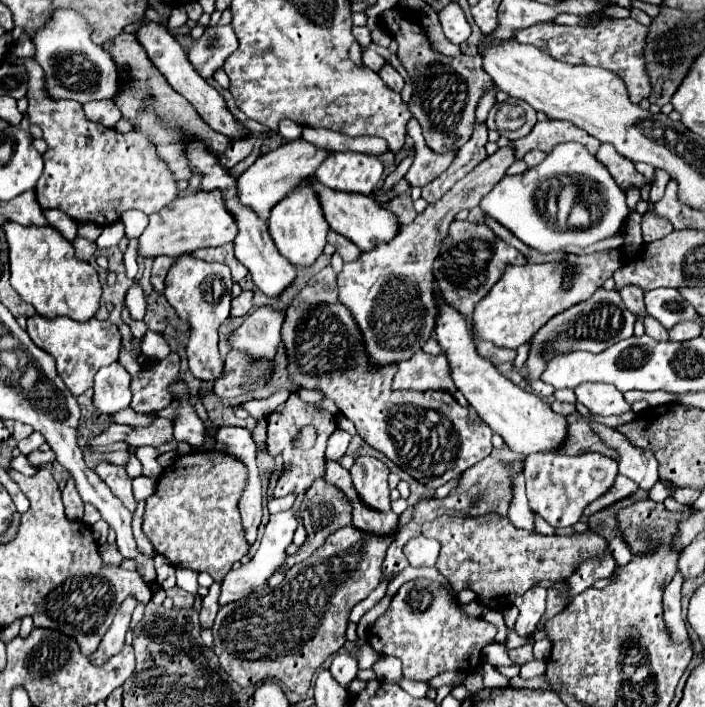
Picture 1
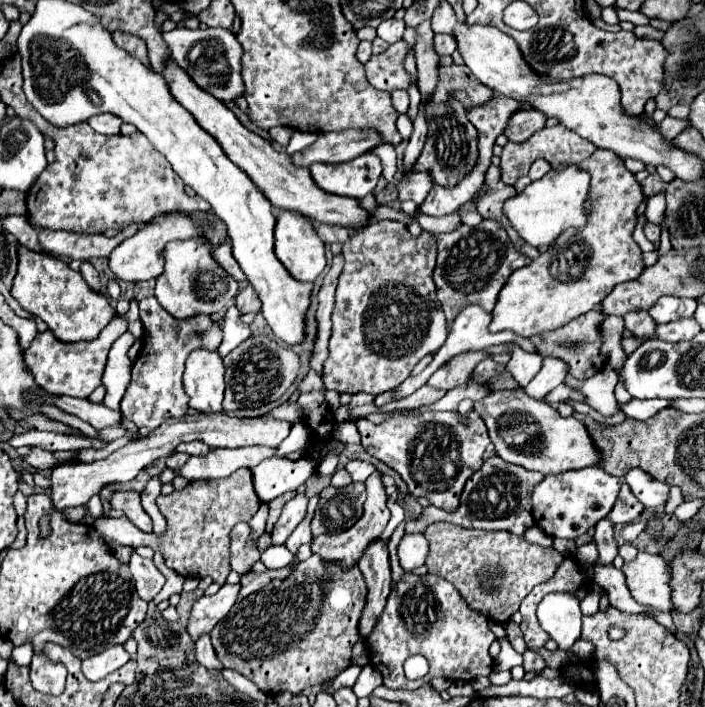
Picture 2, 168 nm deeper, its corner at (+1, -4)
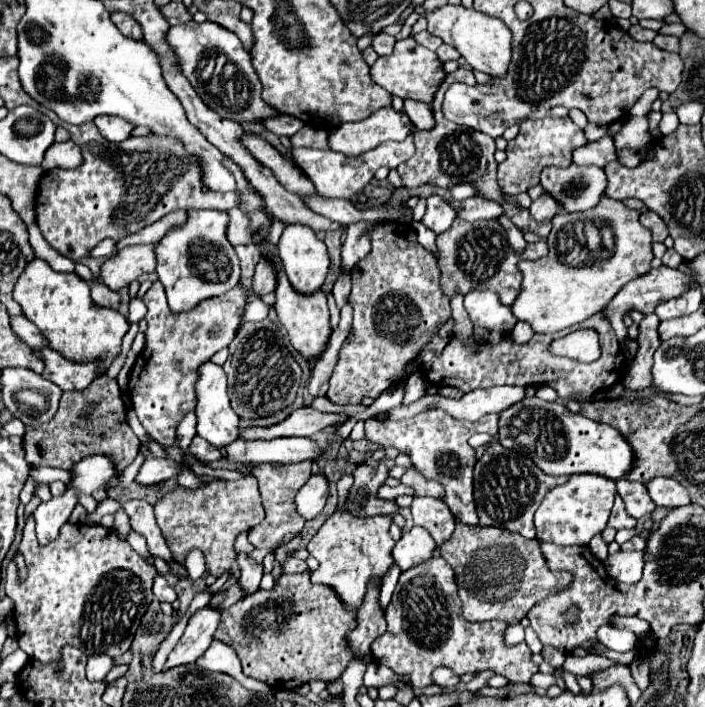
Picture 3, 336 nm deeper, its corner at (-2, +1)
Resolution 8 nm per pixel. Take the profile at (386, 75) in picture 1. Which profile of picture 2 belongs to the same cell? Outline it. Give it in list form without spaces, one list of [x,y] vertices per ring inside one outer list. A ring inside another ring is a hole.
[[[393,91],[391,97],[393,97],[393,107],[395,107],[395,111],[401,113],[401,115],[407,113],[407,109],[409,109],[409,95],[407,95],[405,91]]]

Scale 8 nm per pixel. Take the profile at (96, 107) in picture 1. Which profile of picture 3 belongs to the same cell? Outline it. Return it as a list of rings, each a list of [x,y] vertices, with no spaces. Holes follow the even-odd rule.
[[[106,114],[94,118],[94,124],[102,132],[102,136],[106,140],[110,140],[110,142],[122,142],[122,140],[126,140],[130,136],[132,128],[134,128],[130,122],[114,118],[114,116],[106,116]]]

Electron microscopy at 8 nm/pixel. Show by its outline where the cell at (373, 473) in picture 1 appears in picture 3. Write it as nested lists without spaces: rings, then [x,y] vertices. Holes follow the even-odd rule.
[[[334,512],[306,546],[306,550],[320,562],[318,570],[312,572],[310,580],[316,584],[332,586],[348,608],[360,608],[368,580],[372,576],[382,578],[392,564],[394,540],[388,534],[390,526],[392,516],[388,514],[378,514],[370,518],[352,518],[350,514]]]

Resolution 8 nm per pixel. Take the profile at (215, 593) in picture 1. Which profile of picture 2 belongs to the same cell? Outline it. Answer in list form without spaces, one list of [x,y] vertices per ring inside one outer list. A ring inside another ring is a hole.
[[[205,635],[203,639],[199,639],[199,643],[195,643],[195,657],[197,657],[197,661],[199,661],[203,667],[223,671],[223,665],[221,665],[221,661],[219,661],[217,655],[215,655],[215,649],[213,649],[213,645],[211,645],[209,635]]]

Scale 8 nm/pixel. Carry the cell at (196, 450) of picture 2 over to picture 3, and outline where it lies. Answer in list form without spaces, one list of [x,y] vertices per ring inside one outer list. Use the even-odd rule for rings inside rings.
[[[196,434],[196,438],[190,442],[190,452],[192,452],[198,460],[202,460],[202,462],[214,462],[214,460],[220,460],[220,458],[222,458],[220,450],[214,448],[214,446],[210,446],[210,442],[206,442],[206,440],[200,438],[198,434]]]

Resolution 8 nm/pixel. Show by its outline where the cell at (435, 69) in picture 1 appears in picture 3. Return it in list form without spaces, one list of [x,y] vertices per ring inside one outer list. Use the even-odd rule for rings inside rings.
[[[458,68],[456,72],[448,74],[442,82],[442,86],[438,88],[436,96],[434,96],[434,120],[436,120],[436,126],[434,130],[424,130],[424,132],[418,132],[414,134],[414,144],[416,144],[416,152],[412,158],[408,158],[406,162],[402,162],[402,166],[398,166],[398,174],[402,178],[402,184],[406,188],[418,188],[422,184],[432,184],[432,186],[440,186],[440,188],[452,188],[456,184],[462,184],[462,182],[472,182],[476,188],[478,188],[478,194],[482,198],[490,198],[494,202],[498,202],[502,208],[504,208],[504,214],[514,222],[514,226],[522,232],[534,232],[542,238],[548,236],[550,232],[550,224],[544,224],[544,226],[538,226],[526,208],[518,206],[518,204],[512,204],[504,198],[500,186],[498,186],[498,178],[496,178],[496,166],[498,162],[494,160],[494,138],[478,132],[478,130],[472,130],[472,128],[462,128],[450,120],[444,118],[442,114],[442,98],[444,98],[444,92],[450,84],[454,82],[476,82],[474,80],[474,74],[472,70],[468,68]]]

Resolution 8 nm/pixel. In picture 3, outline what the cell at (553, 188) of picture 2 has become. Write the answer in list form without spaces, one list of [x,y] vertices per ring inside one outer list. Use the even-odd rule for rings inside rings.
[[[542,192],[542,196],[536,198],[530,206],[530,214],[538,224],[550,222],[560,210],[562,210],[562,204],[556,198],[552,198],[548,192]]]

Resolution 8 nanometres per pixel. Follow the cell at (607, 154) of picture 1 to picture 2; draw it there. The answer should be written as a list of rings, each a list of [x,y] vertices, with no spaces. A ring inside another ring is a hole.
[[[597,149],[591,157],[587,157],[583,163],[579,163],[583,171],[591,175],[591,191],[585,201],[585,209],[589,213],[587,225],[581,231],[567,229],[563,231],[553,245],[545,253],[541,253],[537,259],[531,261],[531,265],[517,269],[511,279],[505,283],[503,291],[499,293],[499,303],[493,309],[493,321],[491,331],[505,331],[511,329],[517,335],[531,337],[545,331],[555,331],[569,321],[577,319],[579,315],[585,315],[587,311],[601,305],[601,301],[615,289],[617,283],[633,281],[637,279],[645,265],[643,265],[643,251],[633,239],[633,231],[637,225],[637,205],[643,201],[643,191],[639,191],[639,183],[633,177],[631,171],[625,169],[623,161],[613,153],[605,149]]]

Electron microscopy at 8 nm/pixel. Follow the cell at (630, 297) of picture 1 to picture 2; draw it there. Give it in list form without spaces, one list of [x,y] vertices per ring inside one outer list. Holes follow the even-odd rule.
[[[633,311],[633,313],[627,313],[623,319],[625,319],[625,327],[633,333],[633,337],[639,337],[643,341],[655,337],[657,323],[651,319],[647,311]]]

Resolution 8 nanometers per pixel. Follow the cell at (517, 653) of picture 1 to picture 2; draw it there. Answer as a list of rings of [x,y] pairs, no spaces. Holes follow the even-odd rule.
[[[527,649],[527,651],[523,653],[523,659],[525,659],[525,663],[523,663],[525,671],[535,671],[535,673],[539,673],[539,671],[543,671],[543,669],[547,667],[545,659],[543,659],[537,651],[533,651],[533,649]]]

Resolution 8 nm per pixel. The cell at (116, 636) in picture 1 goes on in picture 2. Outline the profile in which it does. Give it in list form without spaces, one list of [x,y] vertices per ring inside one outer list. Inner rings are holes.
[[[123,645],[109,647],[107,651],[85,659],[83,661],[83,673],[89,681],[101,681],[103,677],[113,673],[115,669],[123,667],[127,661],[129,661],[129,653],[123,649]]]

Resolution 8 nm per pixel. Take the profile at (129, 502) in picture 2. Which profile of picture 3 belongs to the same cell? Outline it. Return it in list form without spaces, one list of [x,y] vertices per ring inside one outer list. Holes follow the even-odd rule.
[[[128,500],[128,502],[122,504],[122,508],[126,510],[126,514],[130,518],[132,530],[146,538],[150,554],[160,556],[164,560],[172,560],[172,554],[170,554],[170,550],[166,546],[162,530],[156,524],[152,504],[148,504],[146,500]]]

